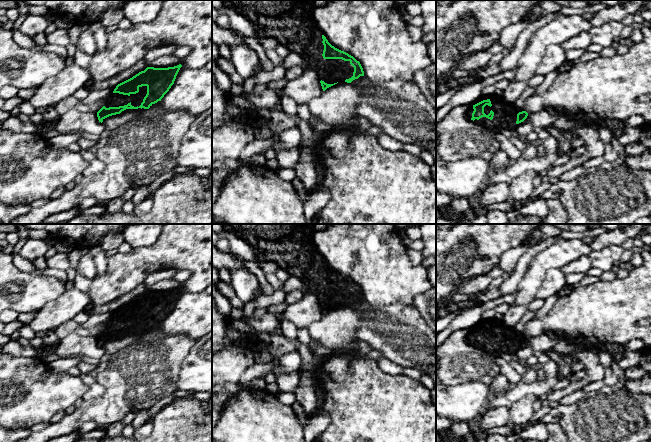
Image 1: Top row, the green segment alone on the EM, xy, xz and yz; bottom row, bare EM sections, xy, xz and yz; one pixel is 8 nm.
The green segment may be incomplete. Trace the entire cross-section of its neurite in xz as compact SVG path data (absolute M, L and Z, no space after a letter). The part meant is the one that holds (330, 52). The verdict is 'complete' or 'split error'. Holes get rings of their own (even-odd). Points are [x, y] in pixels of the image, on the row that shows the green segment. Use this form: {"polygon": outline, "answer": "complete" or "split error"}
{"polygon": "M222 0L223 8L231 9L246 16L253 23L263 28L263 35L284 45L290 53L300 54L307 66L314 67L319 73L323 91L327 88L345 81L364 76L359 61L348 53L332 46L322 31L317 27L314 19L314 0Z", "answer": "split error"}

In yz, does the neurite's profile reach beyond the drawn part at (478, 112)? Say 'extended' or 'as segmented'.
extended

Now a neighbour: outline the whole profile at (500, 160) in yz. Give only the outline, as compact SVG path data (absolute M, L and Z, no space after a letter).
M499 149L494 152L489 163L491 171L496 171L510 166L513 163L513 160L507 155L506 152Z

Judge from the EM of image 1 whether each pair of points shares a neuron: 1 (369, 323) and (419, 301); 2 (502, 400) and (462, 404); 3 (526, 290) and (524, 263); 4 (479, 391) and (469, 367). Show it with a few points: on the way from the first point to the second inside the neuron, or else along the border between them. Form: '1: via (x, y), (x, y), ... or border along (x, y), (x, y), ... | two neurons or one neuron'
1: border along (413, 306), (425, 322) | two neurons
2: border along (491, 395), (485, 409) | two neurons
3: border along (538, 252), (515, 288) | two neurons
4: border along (452, 384), (481, 380), (488, 386) | two neurons

